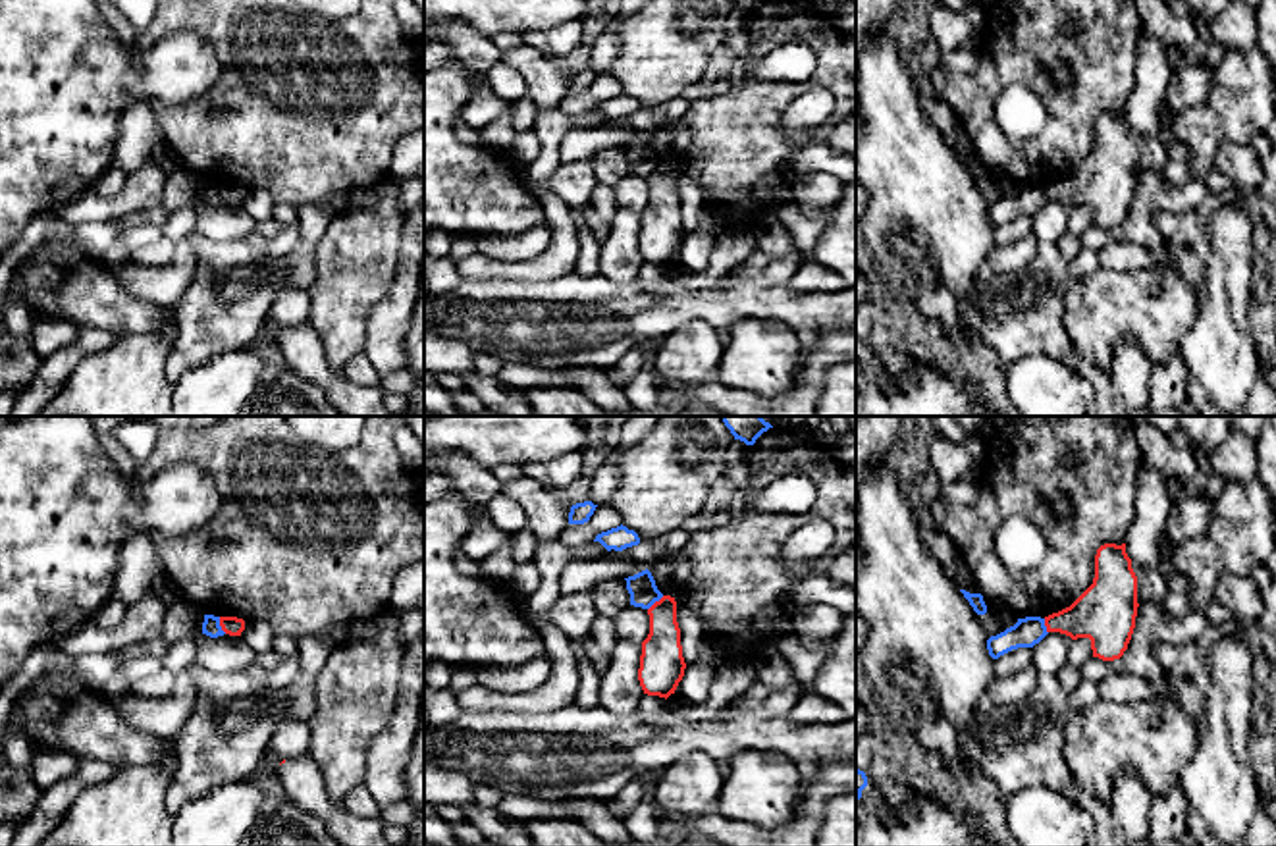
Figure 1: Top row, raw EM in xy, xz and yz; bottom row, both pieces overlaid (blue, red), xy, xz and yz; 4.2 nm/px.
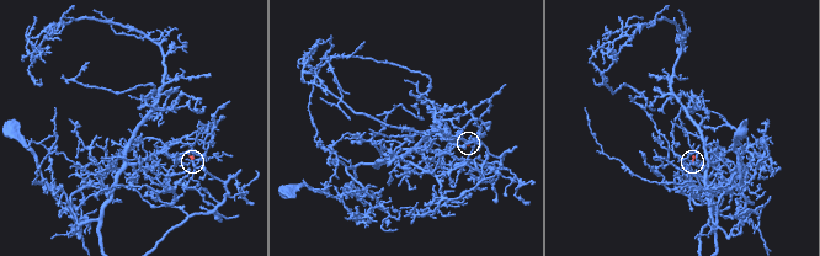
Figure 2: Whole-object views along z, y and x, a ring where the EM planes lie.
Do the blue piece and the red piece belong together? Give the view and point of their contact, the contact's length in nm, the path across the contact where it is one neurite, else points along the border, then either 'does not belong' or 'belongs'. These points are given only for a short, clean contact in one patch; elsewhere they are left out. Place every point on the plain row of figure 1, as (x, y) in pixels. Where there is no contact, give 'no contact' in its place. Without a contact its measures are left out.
contact xy (218, 193); length 80 nm; border xy (218, 185), (218, 193), (226, 201); does not belong

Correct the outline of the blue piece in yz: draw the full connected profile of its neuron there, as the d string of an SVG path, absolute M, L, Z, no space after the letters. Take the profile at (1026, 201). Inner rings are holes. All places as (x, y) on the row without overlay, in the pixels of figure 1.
M1025 185L1018 187L1018 191L1004 200L991 204L987 208L987 218L993 227L1018 218L1018 216L1033 216L1047 204L1045 187L1041 185Z

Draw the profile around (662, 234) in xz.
M663 164L650 177L650 202L642 210L638 249L648 264L669 266L684 245L677 170Z

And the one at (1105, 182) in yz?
M1104 112L1095 123L1093 152L1070 175L1045 185L1045 195L1072 208L1089 206L1093 225L1114 229L1128 218L1137 175L1137 145L1126 112Z

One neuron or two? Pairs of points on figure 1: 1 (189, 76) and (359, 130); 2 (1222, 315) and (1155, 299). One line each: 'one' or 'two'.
1: two
2: two

